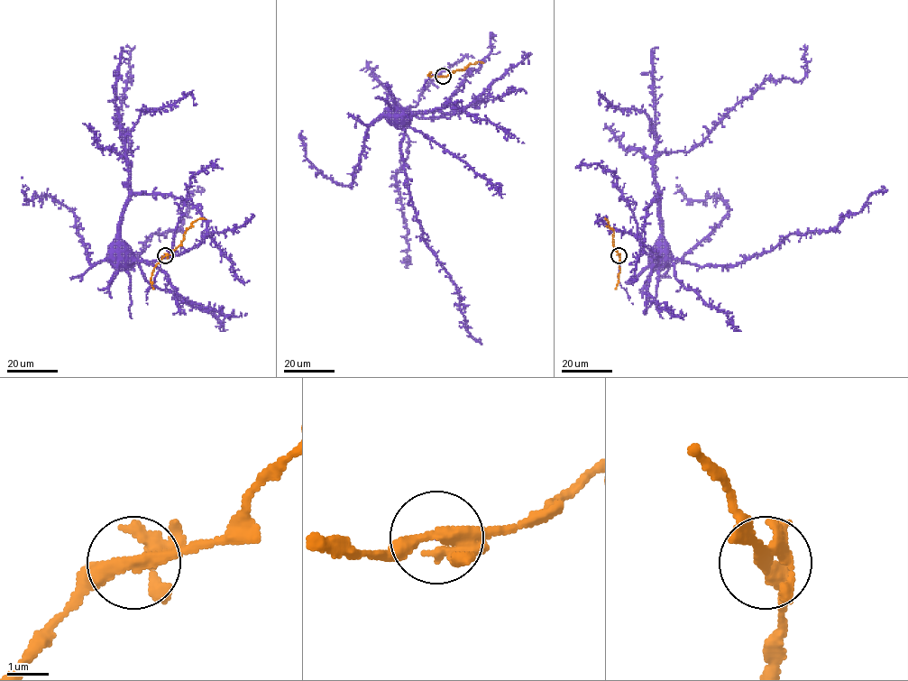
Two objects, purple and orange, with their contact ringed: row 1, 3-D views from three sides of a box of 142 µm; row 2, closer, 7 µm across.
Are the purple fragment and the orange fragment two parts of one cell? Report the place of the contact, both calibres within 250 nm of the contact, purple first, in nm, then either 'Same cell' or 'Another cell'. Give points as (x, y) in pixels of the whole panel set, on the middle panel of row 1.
Place: (443, 76). Thickness 30 nm (purple) against 300 nm. Another cell

